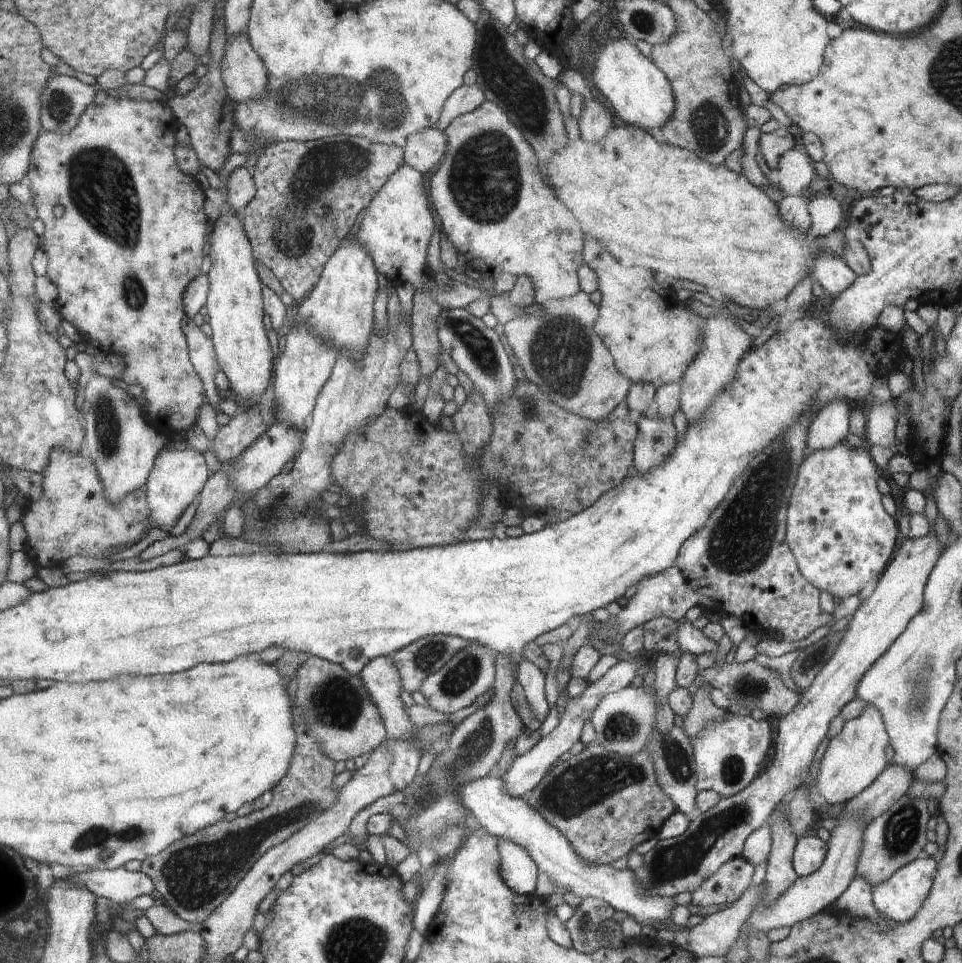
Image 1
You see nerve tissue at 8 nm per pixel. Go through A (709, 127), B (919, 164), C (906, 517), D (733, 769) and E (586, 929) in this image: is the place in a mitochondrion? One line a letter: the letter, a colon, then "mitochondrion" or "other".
A: mitochondrion
B: other
C: other
D: mitochondrion
E: mitochondrion

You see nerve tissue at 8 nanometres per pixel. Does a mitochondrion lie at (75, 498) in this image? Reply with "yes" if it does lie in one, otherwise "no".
no

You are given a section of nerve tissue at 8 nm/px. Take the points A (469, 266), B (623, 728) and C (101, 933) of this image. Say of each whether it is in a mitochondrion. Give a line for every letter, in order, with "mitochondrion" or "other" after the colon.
A: other
B: mitochondrion
C: other

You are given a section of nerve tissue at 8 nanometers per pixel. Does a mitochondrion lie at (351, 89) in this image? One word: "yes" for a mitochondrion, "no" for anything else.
yes

